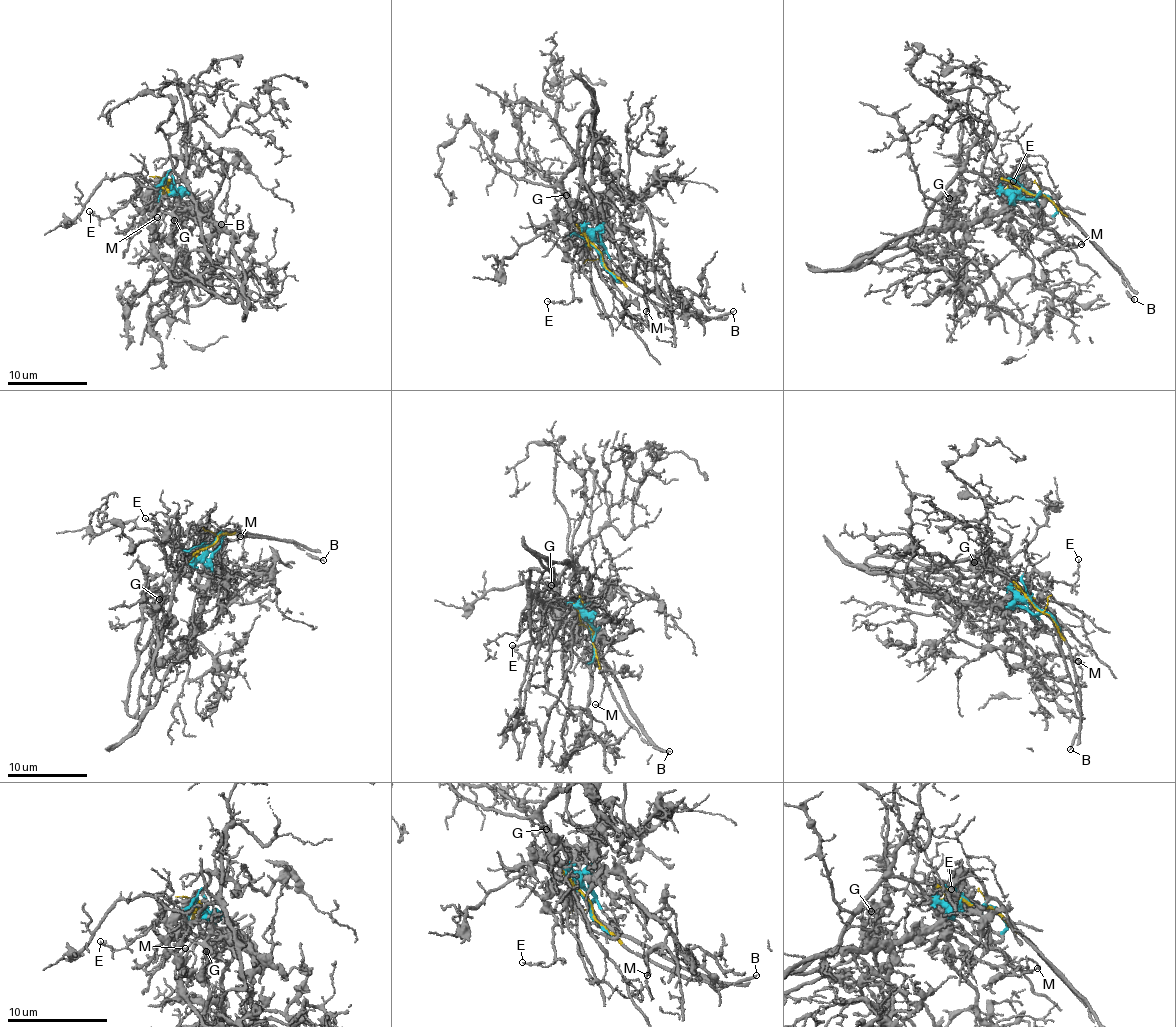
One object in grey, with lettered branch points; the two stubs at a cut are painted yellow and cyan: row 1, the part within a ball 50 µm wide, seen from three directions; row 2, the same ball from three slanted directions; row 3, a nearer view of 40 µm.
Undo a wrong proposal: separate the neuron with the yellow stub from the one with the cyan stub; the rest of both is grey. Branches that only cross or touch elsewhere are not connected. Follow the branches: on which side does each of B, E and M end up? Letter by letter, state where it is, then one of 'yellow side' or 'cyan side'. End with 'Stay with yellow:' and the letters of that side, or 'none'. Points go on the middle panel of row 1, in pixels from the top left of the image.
B: place (733, 311); yellow side
E: place (547, 301); cyan side
M: place (646, 311); cyan side
Stay with yellow: B

